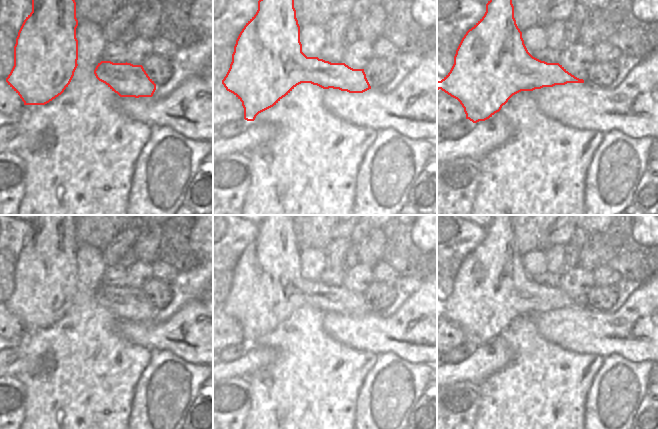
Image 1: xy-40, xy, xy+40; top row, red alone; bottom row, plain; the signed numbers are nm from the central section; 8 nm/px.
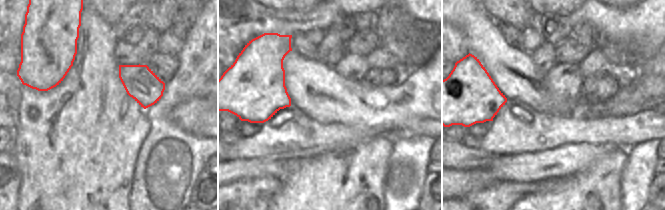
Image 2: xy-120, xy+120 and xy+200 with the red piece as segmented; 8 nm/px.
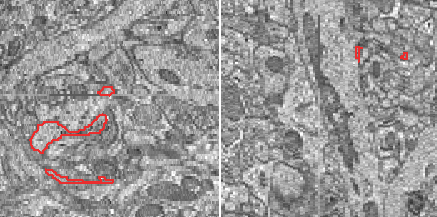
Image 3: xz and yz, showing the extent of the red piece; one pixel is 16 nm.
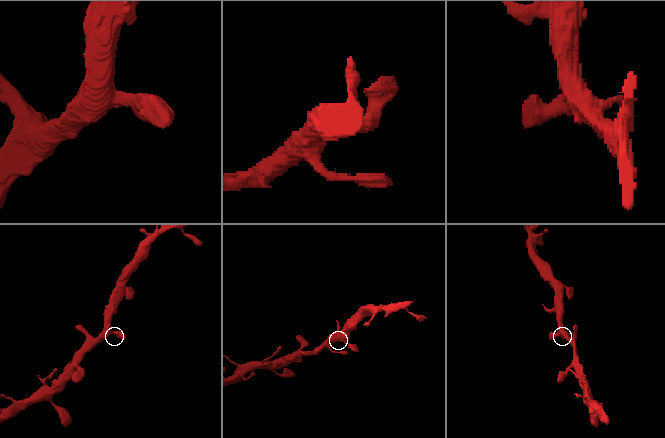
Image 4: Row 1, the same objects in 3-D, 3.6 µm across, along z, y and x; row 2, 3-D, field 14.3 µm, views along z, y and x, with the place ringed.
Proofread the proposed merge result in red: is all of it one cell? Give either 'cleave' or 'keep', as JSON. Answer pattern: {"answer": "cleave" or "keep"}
{"answer": "keep"}

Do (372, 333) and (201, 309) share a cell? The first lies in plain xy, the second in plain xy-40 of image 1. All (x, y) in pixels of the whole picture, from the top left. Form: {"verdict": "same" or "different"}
{"verdict": "same"}

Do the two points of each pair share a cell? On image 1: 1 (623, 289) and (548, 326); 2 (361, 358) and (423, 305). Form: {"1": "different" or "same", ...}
{"1": "different", "2": "different"}

